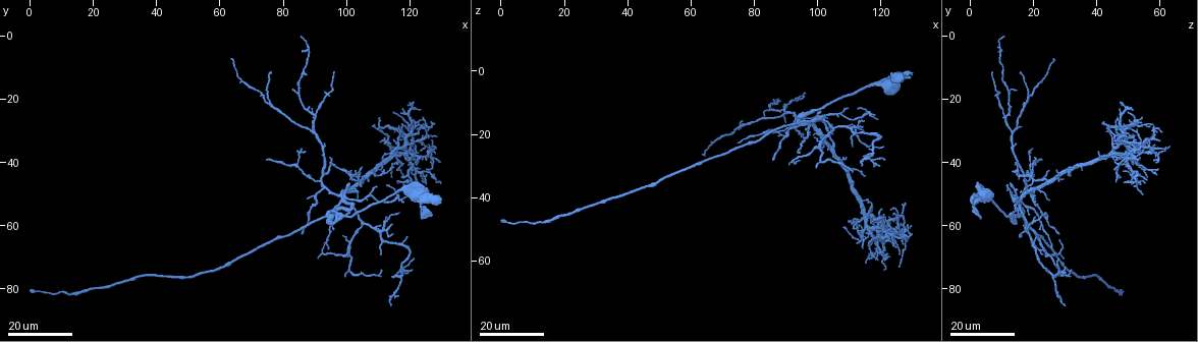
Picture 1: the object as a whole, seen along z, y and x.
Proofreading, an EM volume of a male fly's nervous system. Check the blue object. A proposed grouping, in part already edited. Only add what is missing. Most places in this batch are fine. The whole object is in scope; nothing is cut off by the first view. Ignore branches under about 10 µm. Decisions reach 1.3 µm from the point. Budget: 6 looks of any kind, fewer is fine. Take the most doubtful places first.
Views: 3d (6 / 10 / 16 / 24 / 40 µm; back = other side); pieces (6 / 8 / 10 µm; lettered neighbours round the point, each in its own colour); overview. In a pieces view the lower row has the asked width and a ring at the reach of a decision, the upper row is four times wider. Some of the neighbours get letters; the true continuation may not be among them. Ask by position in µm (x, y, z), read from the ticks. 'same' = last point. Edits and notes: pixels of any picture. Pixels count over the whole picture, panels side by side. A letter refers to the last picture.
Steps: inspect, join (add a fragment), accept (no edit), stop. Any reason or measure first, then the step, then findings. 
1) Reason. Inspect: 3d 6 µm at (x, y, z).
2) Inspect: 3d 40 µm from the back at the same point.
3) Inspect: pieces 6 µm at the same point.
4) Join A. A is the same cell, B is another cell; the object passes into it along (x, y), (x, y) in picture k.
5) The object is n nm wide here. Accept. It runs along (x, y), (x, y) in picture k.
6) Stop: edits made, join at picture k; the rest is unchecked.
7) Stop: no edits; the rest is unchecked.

Free end. Inspect: 3d 24 µm at (86.5, 62.5, 27.5).

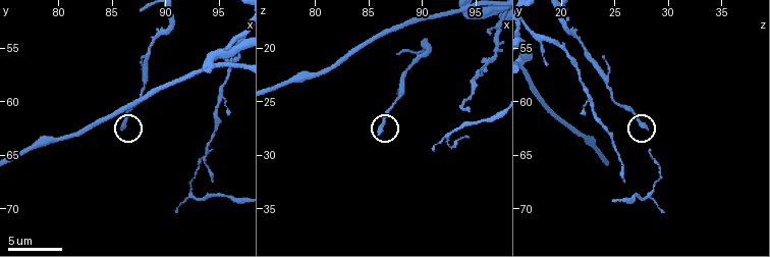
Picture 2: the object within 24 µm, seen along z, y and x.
Inspect: pieces 6 µm at (86.2, 62.2, 27.8).

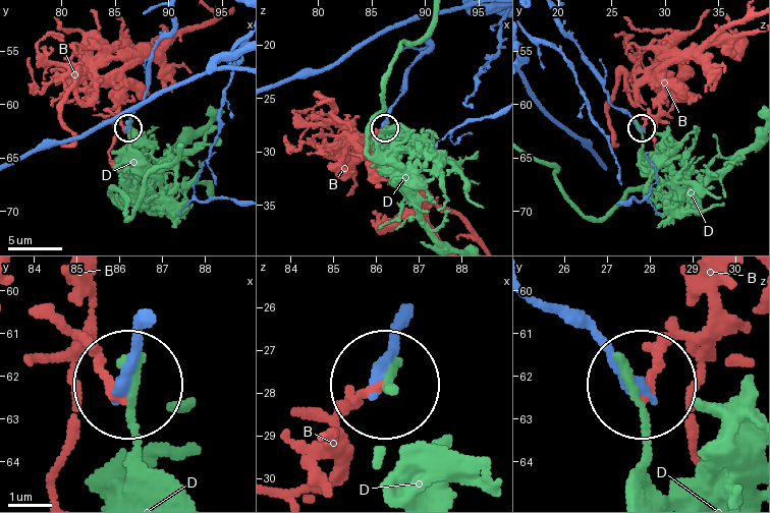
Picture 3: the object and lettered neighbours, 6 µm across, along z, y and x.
Accept. B and D are other cells; it runs along (140, 335), (125, 379) in picture 3; none of them fits.

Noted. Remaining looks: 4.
End of a long branch. Inspect: 3d 24 µm at (0.5, 80.5, 48.0).

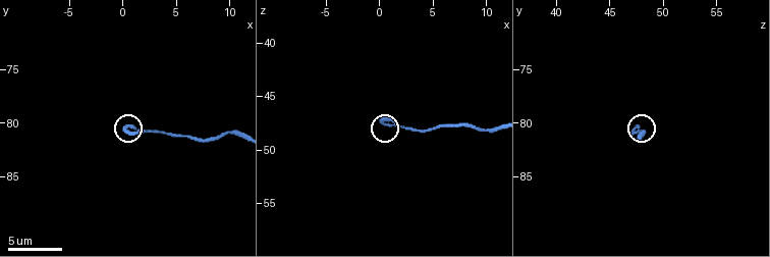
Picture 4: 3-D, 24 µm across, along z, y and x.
Inspect: pieces 8 µm at (0.4, 80.6, 47.2).

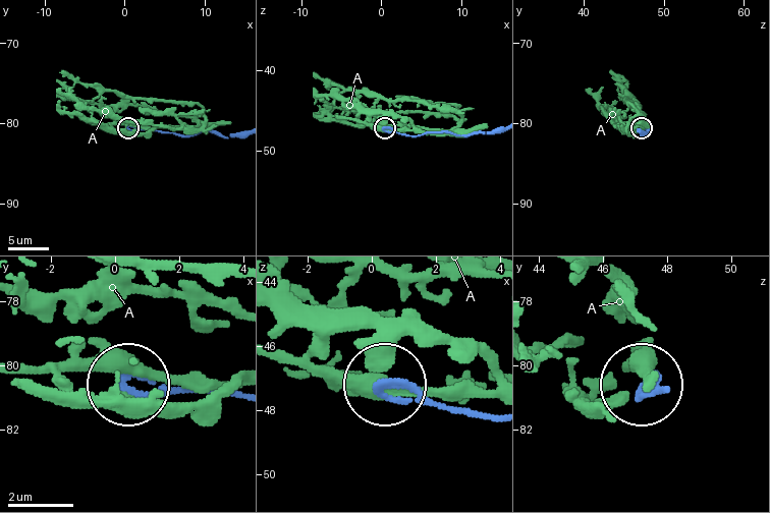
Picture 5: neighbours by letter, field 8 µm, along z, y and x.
Accept. A is another cell; it runs along (234, 395), (130, 382) in picture 5; none of them fits.

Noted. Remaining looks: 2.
An open end. Inspect: 3d 16 µm at (101.5, 46.5, 13.0).

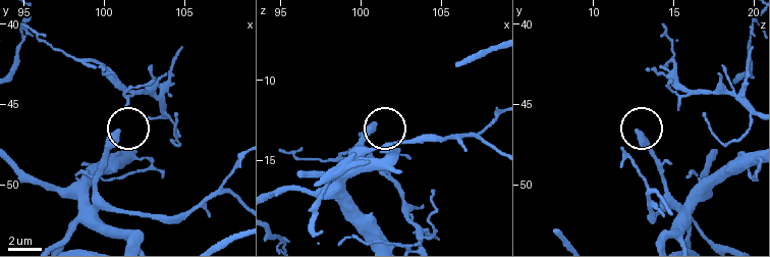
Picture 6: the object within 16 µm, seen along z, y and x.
What lies round it. Inspect: pieces 8 µm at (100.9, 46.8, 12.9).

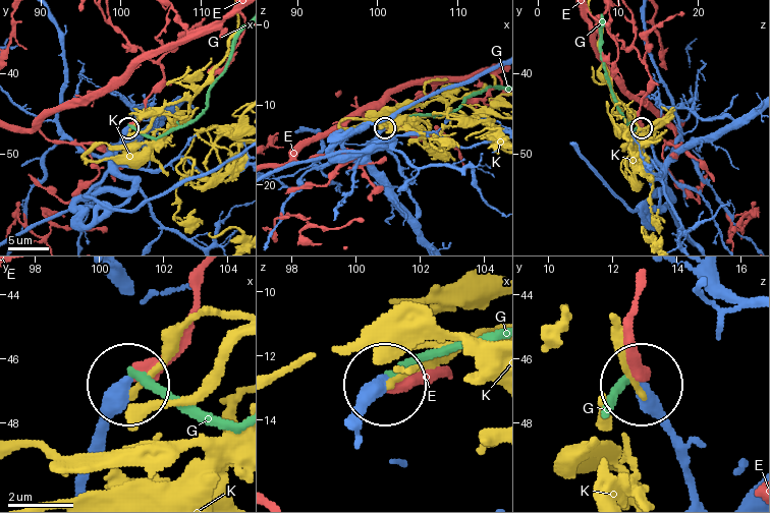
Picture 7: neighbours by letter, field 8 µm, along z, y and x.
The object is 350 nm wide here. Accept. E, G and K are other cells; it runs along (81, 489), (95, 431), (128, 385) in picture 7; no lettered fragment goes on from it.

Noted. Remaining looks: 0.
Stop: no edits; the rest is unchecked.

